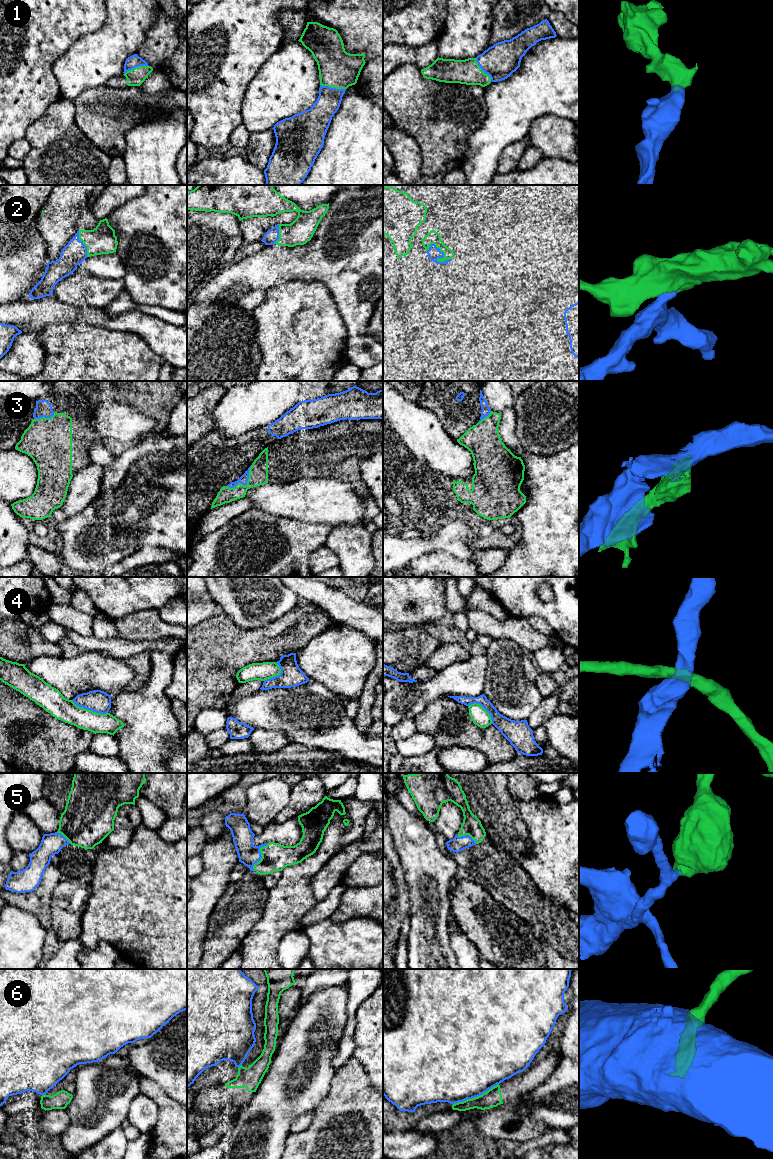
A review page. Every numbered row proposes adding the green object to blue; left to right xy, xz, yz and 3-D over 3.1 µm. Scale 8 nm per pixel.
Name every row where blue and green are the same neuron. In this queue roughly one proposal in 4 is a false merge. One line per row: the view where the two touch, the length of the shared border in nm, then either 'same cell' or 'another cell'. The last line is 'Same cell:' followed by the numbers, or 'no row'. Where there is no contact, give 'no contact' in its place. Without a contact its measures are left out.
1: contact in xz; length 220 nm; same cell
2: contact in yz; length 220 nm; same cell
3: contact in xz; length 260 nm; another cell
4: contact in xy; length 300 nm; another cell
5: contact in xz; length 240 nm; same cell
6: contact in yz; length 400 nm; another cell
Same cell: 1, 2, 5

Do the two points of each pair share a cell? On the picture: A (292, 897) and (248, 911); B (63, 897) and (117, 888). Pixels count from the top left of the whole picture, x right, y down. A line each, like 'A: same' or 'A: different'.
A: different
B: different

